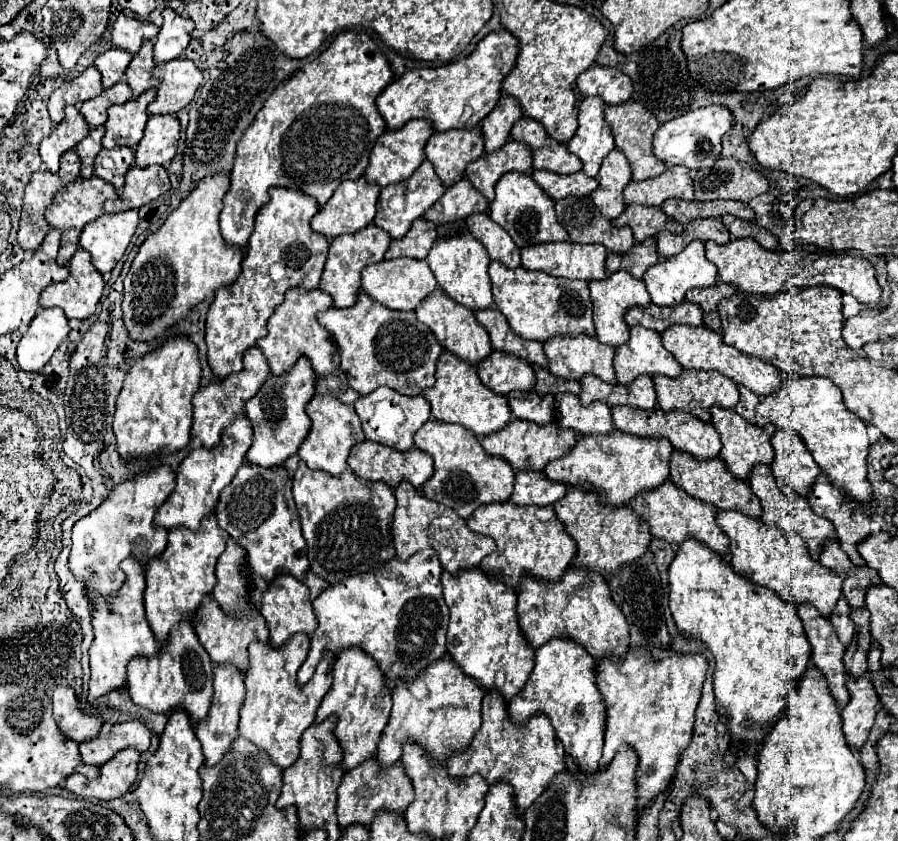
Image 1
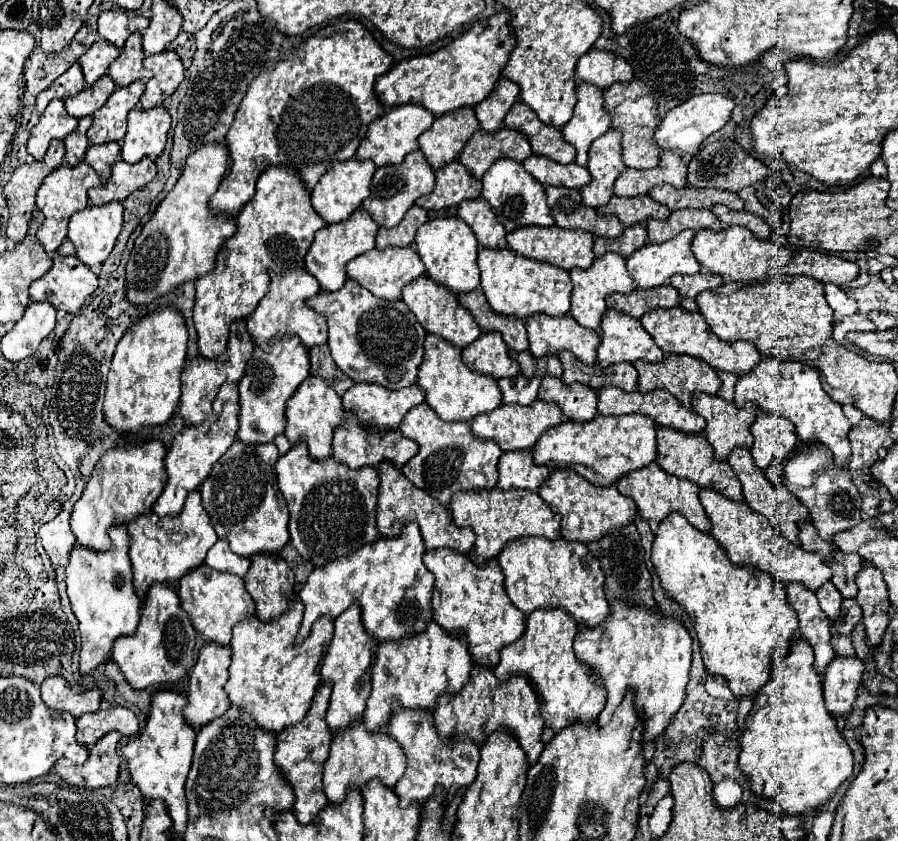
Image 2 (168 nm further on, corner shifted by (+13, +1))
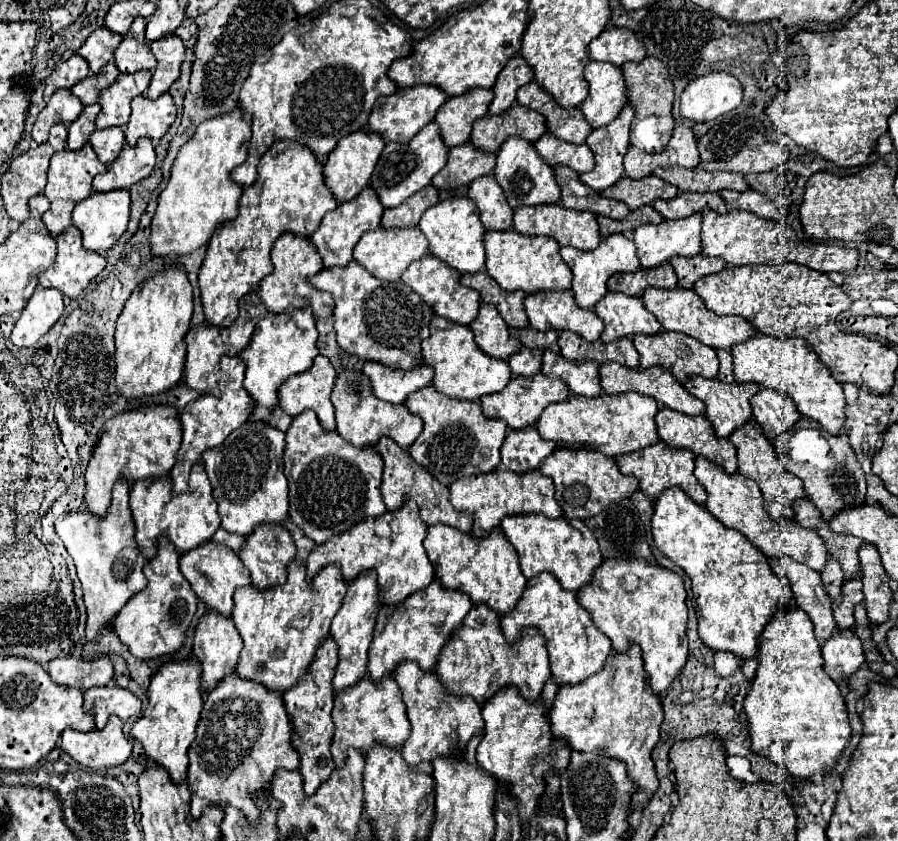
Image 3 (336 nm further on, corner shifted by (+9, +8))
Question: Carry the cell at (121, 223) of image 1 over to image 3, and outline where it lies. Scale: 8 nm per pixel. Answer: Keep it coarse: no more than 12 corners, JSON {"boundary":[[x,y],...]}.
{"boundary":[[128,189],[92,193],[72,213],[88,251],[106,253],[130,215]]}

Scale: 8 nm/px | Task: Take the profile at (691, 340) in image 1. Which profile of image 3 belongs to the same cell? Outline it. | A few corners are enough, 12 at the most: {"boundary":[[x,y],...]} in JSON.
{"boundary":[[646,289],[664,331],[730,351],[756,333],[738,315],[718,317],[692,289]]}

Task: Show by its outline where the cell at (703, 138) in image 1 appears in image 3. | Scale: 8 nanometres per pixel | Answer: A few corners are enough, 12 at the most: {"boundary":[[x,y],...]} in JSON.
{"boundary":[[710,73],[682,91],[680,115],[712,121],[742,103],[734,75]]}

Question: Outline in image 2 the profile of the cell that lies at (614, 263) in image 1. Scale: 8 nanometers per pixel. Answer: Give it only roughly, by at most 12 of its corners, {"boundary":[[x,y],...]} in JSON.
{"boundary":[[646,224],[628,226],[618,238],[596,238],[594,254],[630,256],[648,240]]}

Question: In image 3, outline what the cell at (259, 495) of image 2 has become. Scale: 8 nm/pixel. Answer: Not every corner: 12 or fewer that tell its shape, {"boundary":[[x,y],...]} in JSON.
{"boundary":[[244,423],[202,457],[224,531],[288,519],[282,431]]}

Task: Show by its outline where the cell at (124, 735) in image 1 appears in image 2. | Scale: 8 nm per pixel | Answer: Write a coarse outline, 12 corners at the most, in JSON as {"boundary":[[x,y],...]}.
{"boundary":[[124,706],[76,718],[76,738],[90,748],[104,734],[138,734],[138,718]]}

